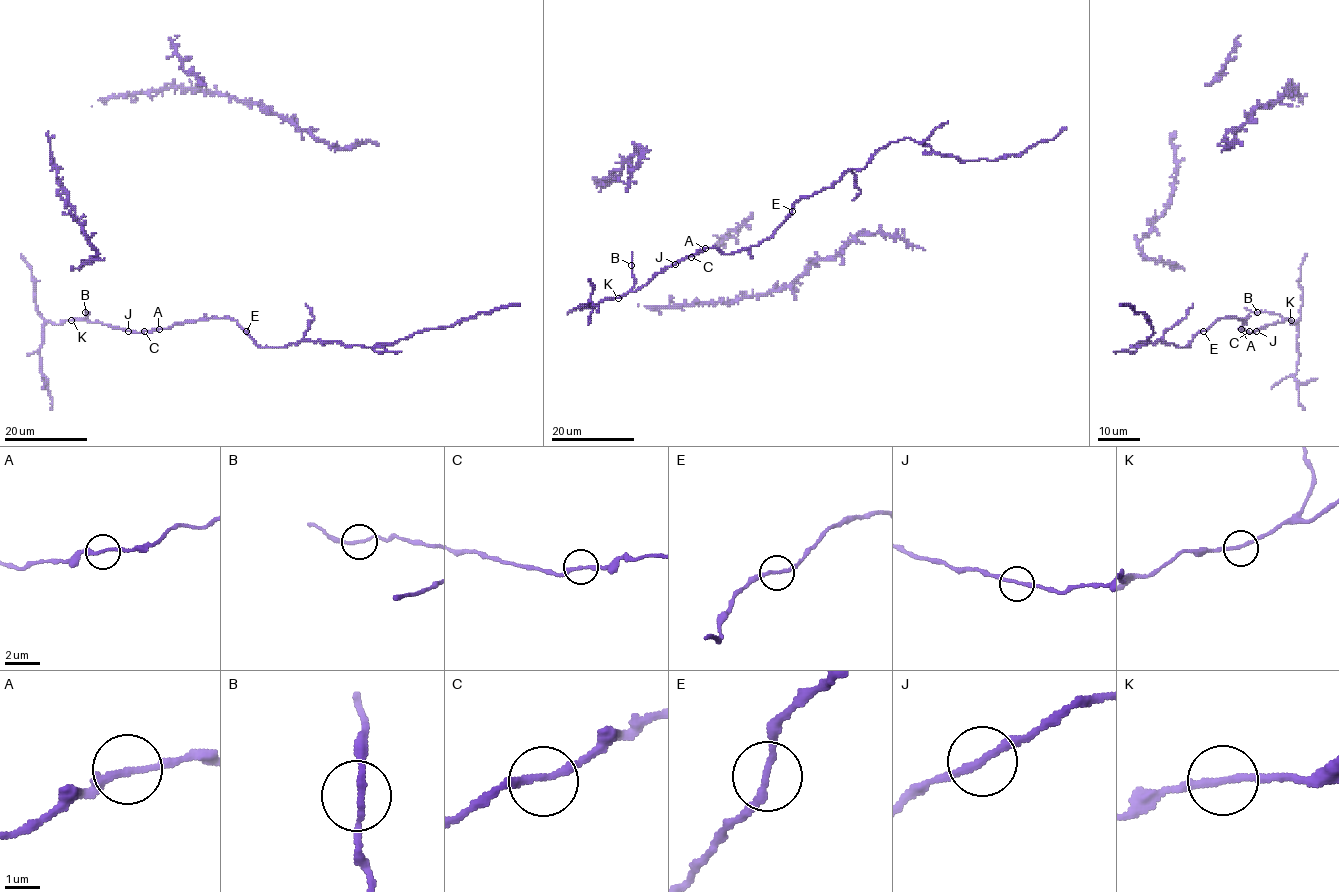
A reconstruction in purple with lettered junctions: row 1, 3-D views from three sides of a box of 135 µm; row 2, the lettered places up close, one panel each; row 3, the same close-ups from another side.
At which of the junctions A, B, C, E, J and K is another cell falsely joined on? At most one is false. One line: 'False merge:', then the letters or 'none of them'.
False merge: none of them

